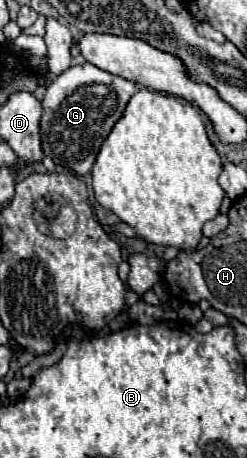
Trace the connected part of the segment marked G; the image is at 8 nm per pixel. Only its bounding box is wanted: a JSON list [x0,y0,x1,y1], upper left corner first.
[40,64,136,176]

